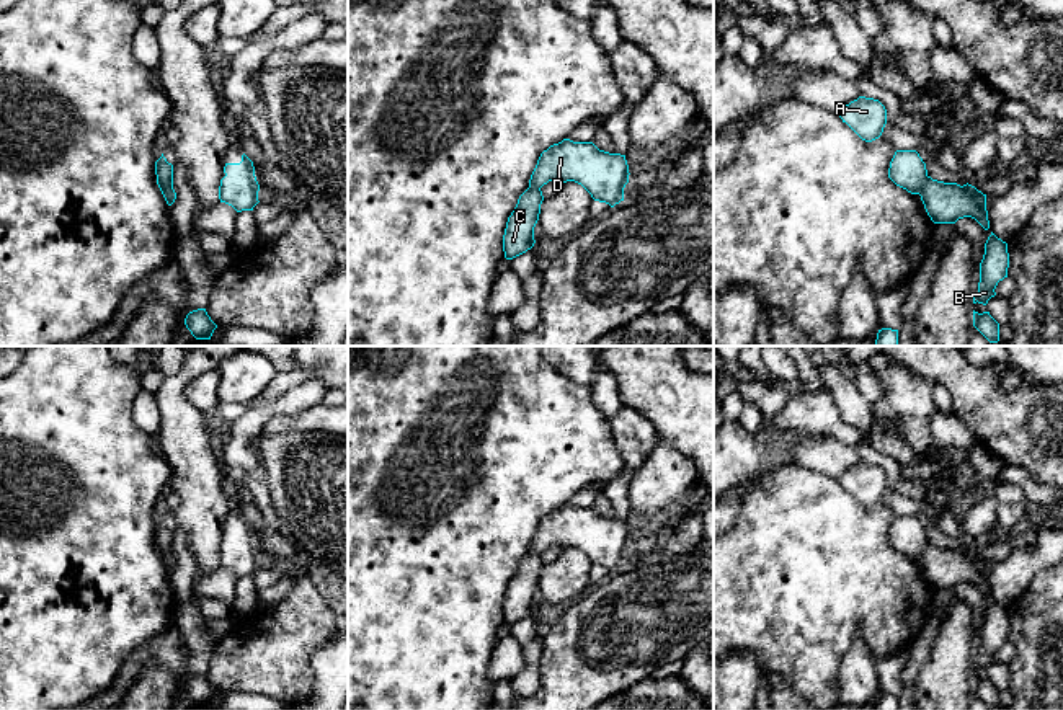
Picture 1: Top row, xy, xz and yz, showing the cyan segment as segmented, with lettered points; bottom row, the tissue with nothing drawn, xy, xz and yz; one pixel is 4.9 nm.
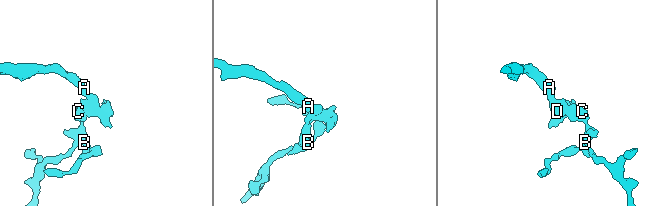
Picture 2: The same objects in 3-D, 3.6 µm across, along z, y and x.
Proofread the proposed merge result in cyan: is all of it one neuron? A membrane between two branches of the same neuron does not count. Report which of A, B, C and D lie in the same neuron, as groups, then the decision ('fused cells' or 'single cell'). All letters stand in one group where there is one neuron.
A D / B C | fused cells

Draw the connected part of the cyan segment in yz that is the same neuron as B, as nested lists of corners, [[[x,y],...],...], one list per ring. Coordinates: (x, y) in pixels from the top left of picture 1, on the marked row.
[[[993,232],[985,243],[985,255],[980,263],[978,292],[973,295],[973,304],[986,305],[996,295],[994,289],[999,281],[1007,277],[1009,253],[1007,243],[998,238]]]

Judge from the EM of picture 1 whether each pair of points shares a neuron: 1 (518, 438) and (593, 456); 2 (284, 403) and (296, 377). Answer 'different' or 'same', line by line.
1: same
2: different

